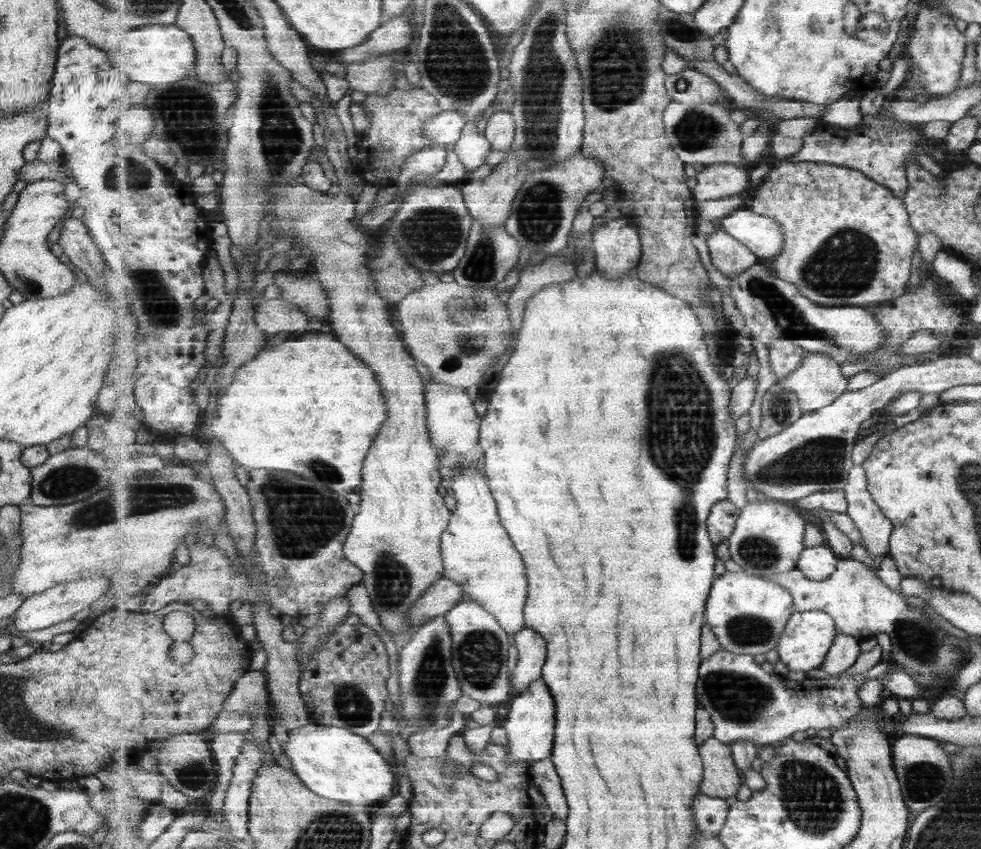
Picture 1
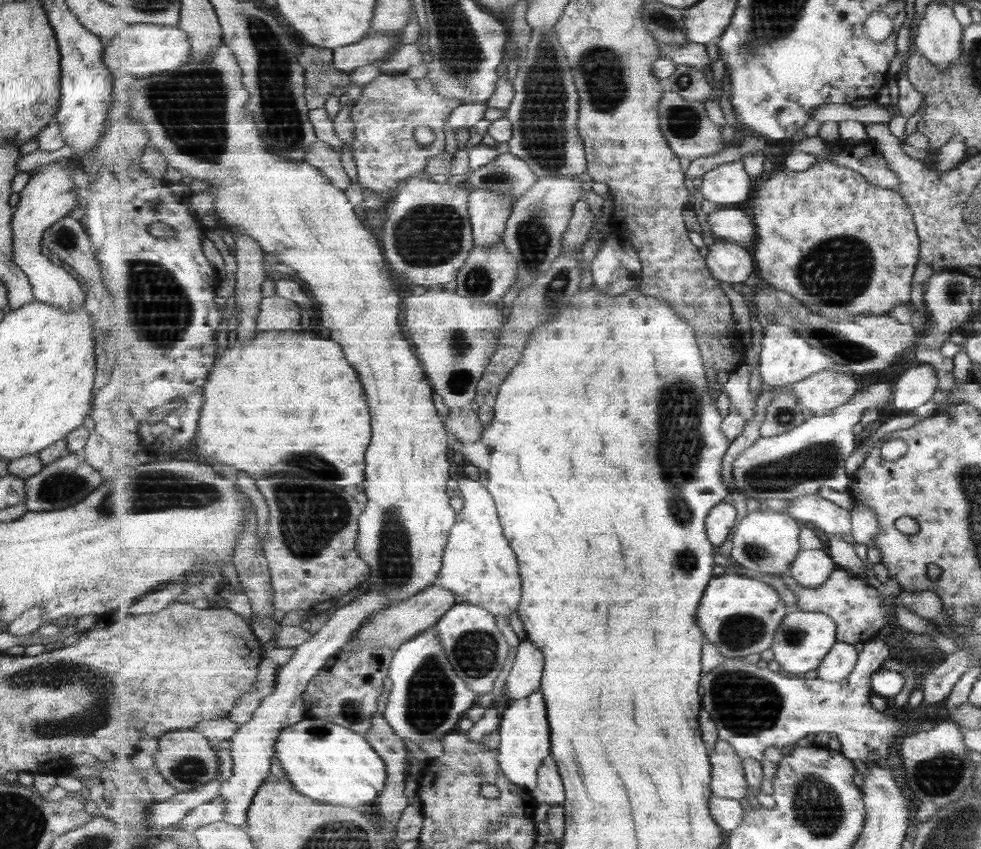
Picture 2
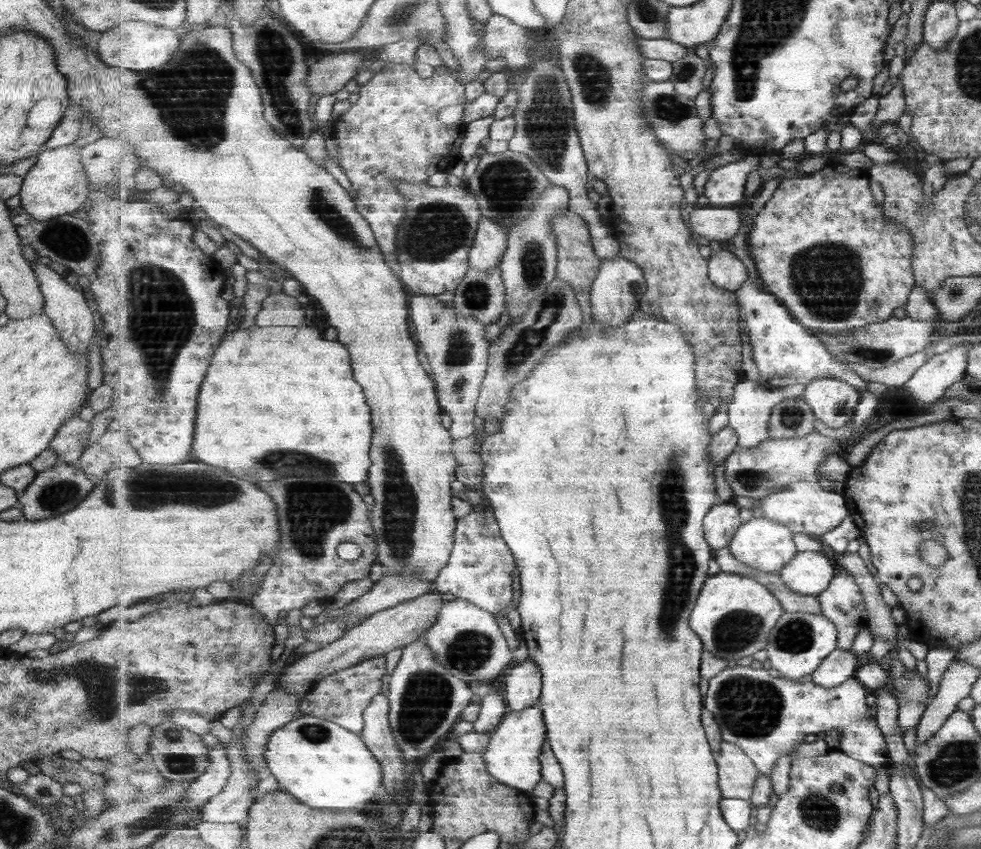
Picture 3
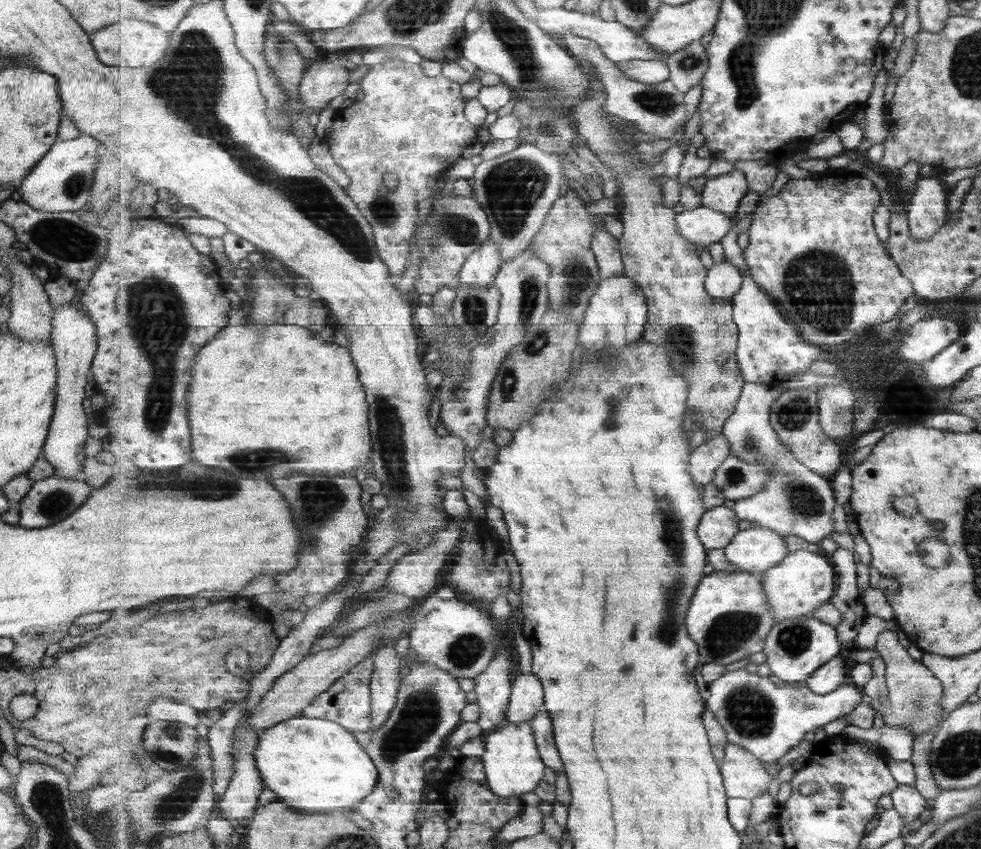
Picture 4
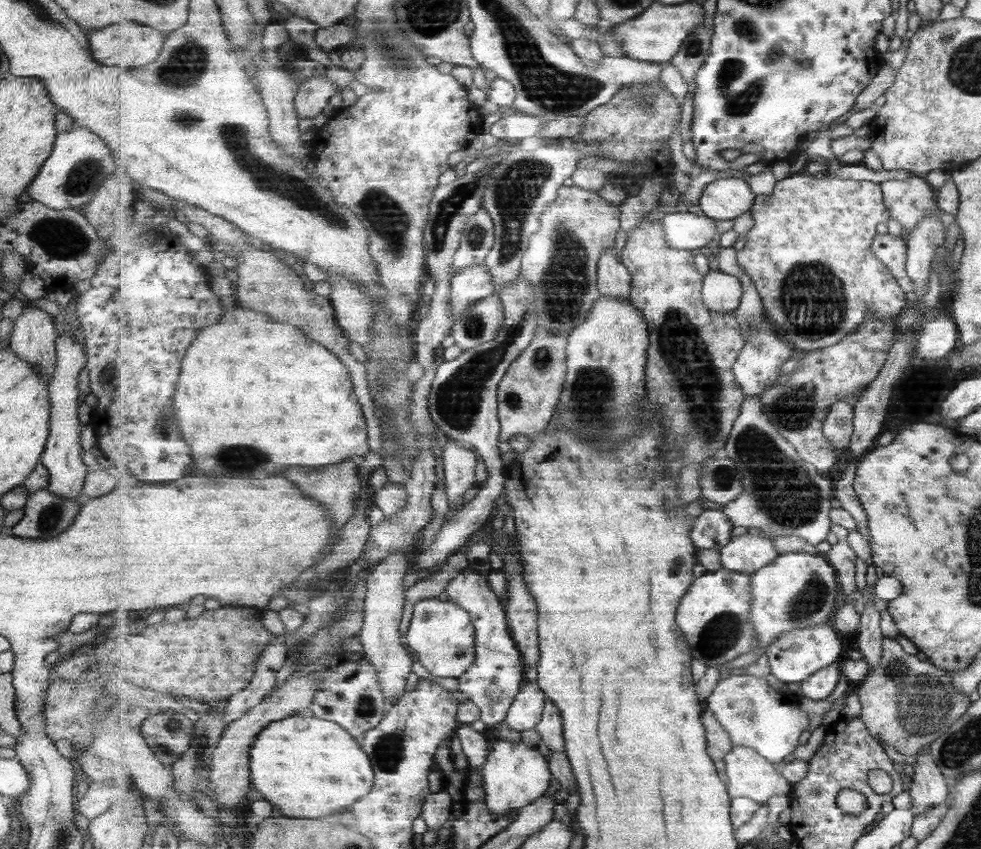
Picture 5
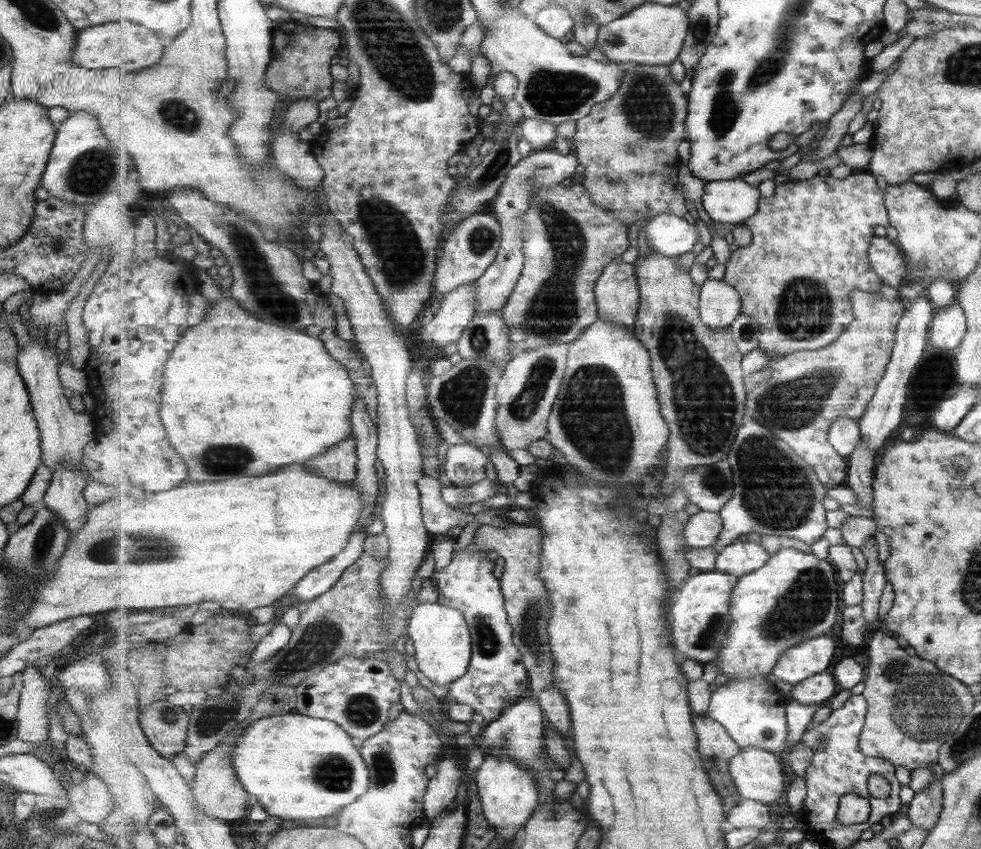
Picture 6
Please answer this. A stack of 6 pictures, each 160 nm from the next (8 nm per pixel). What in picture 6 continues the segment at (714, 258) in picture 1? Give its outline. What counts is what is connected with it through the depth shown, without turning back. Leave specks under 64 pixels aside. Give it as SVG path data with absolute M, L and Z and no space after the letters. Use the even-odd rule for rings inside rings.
M707 278L700 292L700 315L711 328L730 327L742 313L742 296L723 278Z

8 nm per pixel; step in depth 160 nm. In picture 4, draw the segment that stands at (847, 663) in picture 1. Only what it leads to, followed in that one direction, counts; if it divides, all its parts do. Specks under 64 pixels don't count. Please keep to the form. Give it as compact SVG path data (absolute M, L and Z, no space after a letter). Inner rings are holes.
M841 656L835 657L821 668L818 668L809 679L806 685L815 692L815 694L829 694L841 687L845 682L850 681L849 672L845 670L847 660Z

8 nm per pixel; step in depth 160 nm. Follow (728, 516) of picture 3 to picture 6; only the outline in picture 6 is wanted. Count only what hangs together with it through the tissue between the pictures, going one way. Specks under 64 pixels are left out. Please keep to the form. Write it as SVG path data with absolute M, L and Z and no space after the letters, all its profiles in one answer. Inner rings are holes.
M699 511L685 523L684 535L689 546L714 547L723 532L723 517L719 512Z

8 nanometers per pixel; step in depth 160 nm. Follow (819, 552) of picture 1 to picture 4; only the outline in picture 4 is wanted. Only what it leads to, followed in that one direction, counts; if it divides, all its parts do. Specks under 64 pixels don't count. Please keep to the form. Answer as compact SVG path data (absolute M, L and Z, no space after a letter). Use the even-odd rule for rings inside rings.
M811 551L790 552L787 558L777 566L764 572L762 580L767 599L771 602L771 611L776 623L801 617L812 617L817 609L829 603L835 593L835 571L827 558Z

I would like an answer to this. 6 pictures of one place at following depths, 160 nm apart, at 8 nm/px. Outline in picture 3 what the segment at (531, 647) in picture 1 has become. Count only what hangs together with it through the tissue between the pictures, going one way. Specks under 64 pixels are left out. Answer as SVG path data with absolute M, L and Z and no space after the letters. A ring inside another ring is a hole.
M530 658L505 672L506 704L509 711L523 711L542 698L543 674Z

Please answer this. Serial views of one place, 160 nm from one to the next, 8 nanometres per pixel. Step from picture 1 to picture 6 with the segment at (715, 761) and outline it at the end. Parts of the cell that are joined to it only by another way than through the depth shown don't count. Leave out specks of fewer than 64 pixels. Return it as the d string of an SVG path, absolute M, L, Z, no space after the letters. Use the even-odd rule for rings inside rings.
M747 747L730 760L730 773L742 797L775 806L785 792L785 765L775 753Z

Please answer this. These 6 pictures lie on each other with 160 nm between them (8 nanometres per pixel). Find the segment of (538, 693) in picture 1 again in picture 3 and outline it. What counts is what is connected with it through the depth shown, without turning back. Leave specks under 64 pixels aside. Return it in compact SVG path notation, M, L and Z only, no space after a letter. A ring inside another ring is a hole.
M539 705L523 711L509 711L493 732L491 742L484 752L488 771L501 783L531 795L542 779L542 748L548 733L544 712Z

